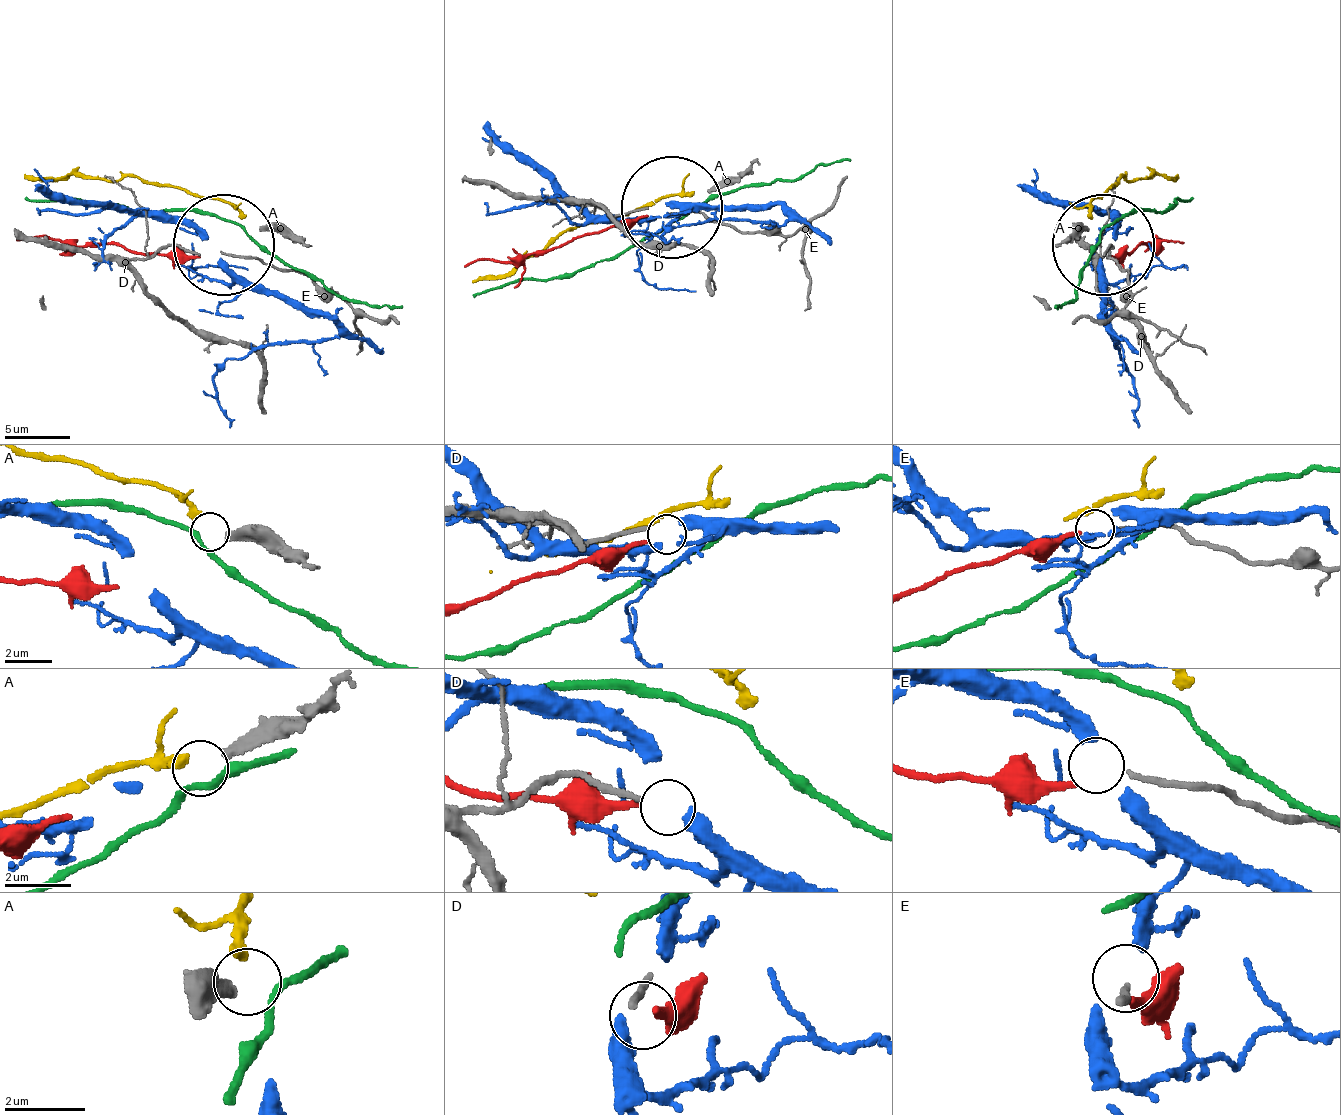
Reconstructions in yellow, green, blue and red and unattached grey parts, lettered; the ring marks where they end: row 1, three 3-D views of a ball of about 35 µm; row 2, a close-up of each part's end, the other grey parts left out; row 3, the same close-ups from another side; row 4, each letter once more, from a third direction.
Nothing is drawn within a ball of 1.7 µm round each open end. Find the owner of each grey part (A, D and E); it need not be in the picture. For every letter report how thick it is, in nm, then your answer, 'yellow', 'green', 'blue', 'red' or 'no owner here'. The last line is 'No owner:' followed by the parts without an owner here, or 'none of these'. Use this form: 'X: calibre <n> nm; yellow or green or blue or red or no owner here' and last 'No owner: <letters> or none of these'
A: calibre 320 nm; yellow
D: calibre 160 nm; no owner here
E: calibre 160 nm; red
No owner: D

